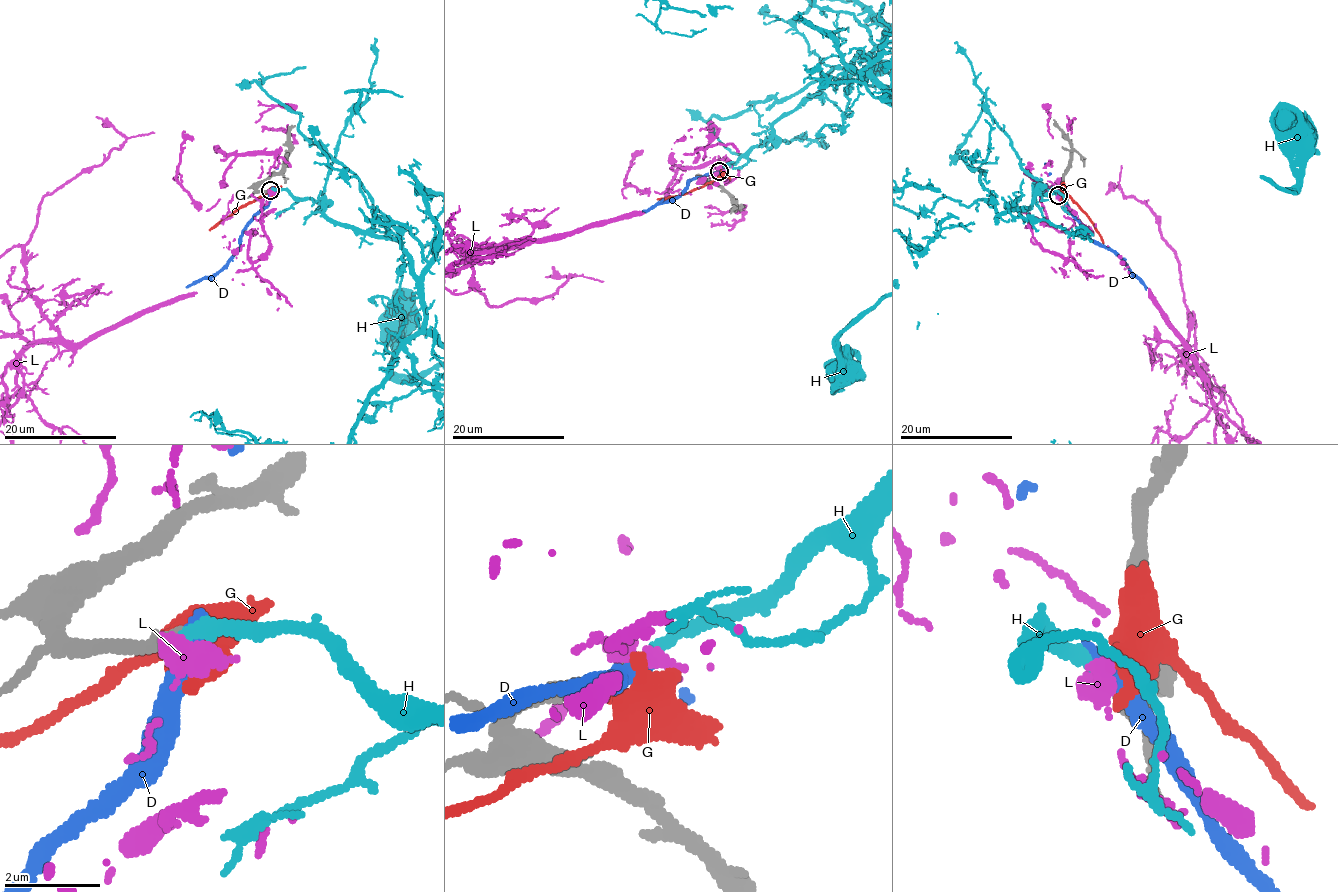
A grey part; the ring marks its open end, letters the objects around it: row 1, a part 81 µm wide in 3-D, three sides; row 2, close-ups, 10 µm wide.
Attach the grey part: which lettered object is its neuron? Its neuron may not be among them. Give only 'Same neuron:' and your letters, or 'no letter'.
Same neuron: H

